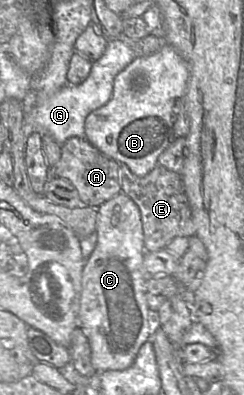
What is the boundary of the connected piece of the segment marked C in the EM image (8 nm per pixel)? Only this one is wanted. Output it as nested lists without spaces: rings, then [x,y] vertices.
[[[120,192],[96,210],[97,242],[93,252],[85,259],[83,267],[78,327],[88,338],[92,365],[98,373],[101,373],[108,370],[125,370],[130,367],[142,344],[151,339],[160,326],[160,321],[157,312],[149,309],[145,295],[147,279],[143,269],[145,247],[138,206],[129,196]]]

